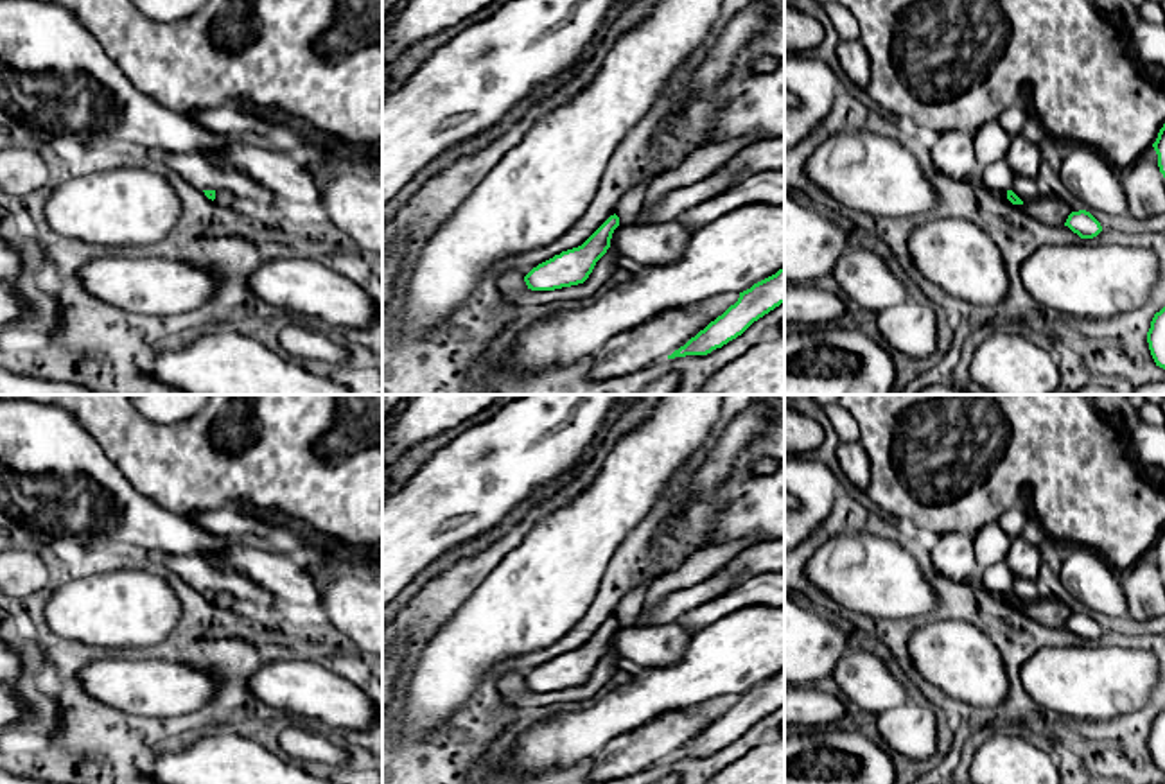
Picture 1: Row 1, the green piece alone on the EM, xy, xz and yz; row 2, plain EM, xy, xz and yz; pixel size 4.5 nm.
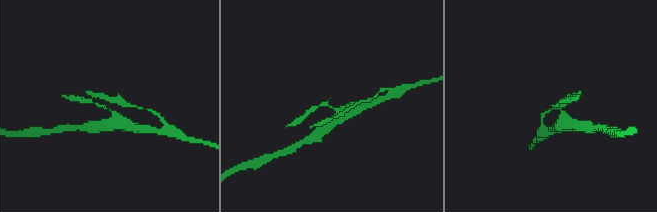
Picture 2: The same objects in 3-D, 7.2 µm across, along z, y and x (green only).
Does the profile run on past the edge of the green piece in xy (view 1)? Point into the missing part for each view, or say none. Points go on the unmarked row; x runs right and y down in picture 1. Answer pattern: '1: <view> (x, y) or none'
1: none

